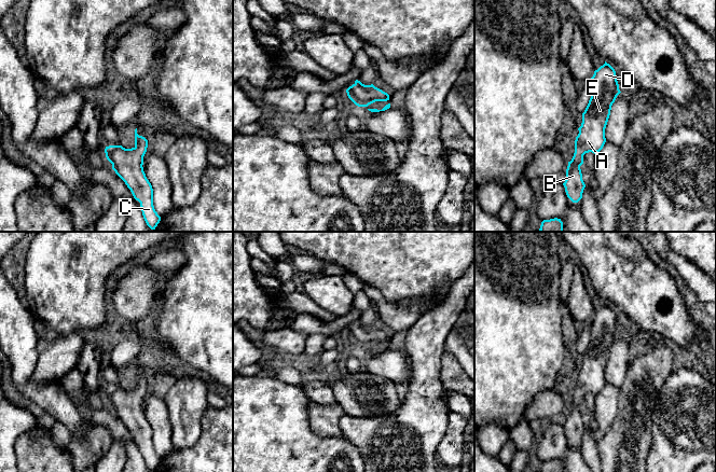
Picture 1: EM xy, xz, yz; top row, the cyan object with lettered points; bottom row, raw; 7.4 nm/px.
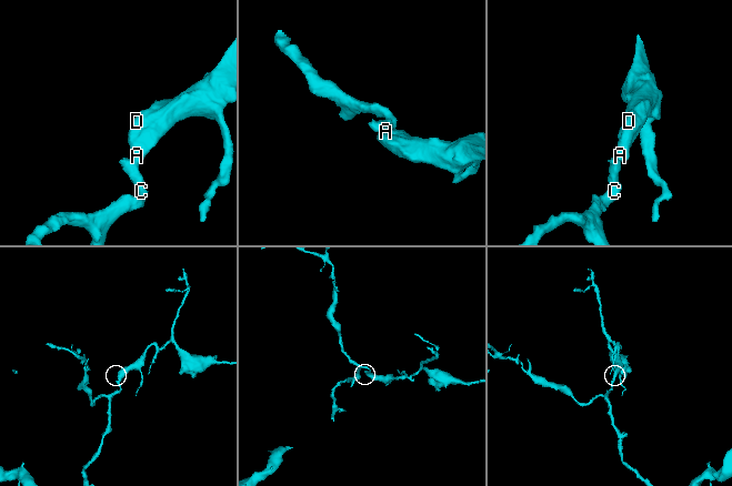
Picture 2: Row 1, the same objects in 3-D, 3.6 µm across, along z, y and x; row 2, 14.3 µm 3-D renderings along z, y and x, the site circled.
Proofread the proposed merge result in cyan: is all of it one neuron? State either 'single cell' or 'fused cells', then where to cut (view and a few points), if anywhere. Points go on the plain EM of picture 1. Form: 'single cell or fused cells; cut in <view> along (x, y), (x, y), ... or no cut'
single cell; no cut

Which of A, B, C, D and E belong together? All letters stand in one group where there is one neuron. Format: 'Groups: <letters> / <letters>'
Groups: A B C D E

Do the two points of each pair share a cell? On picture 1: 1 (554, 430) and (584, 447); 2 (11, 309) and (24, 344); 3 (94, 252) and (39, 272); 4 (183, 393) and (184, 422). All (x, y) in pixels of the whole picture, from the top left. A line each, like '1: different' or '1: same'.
1: different
2: same
3: same
4: same

